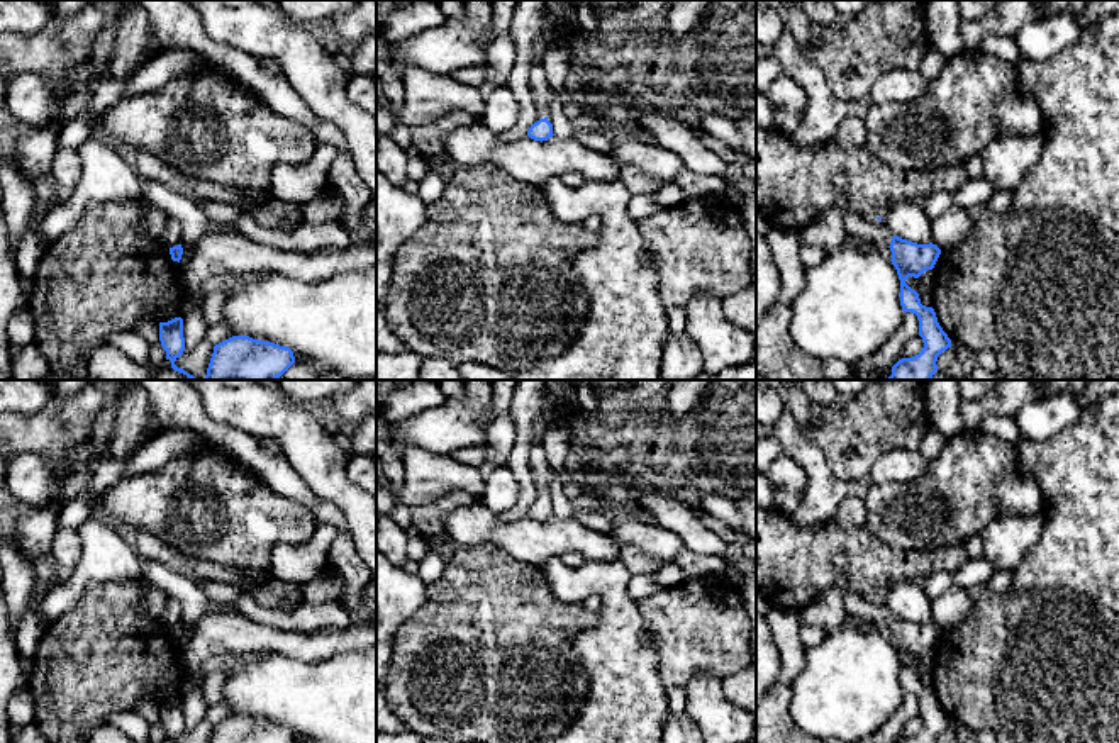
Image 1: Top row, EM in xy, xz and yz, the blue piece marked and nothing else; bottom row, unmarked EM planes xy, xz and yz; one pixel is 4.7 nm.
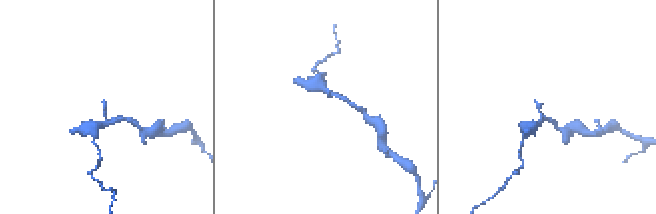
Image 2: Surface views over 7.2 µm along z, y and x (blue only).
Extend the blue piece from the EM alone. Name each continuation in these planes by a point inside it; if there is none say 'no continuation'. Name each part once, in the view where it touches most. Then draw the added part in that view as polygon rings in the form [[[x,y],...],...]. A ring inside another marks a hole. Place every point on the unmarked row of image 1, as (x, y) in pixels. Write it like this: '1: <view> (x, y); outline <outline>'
no continuation

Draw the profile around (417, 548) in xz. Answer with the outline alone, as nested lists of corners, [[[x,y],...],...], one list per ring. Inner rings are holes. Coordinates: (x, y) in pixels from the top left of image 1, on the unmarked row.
[[[410,538],[407,543],[407,558],[420,561],[431,550],[431,545],[422,538]]]

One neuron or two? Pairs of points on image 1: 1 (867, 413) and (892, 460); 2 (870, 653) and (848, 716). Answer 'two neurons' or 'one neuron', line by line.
1: two neurons
2: one neuron

